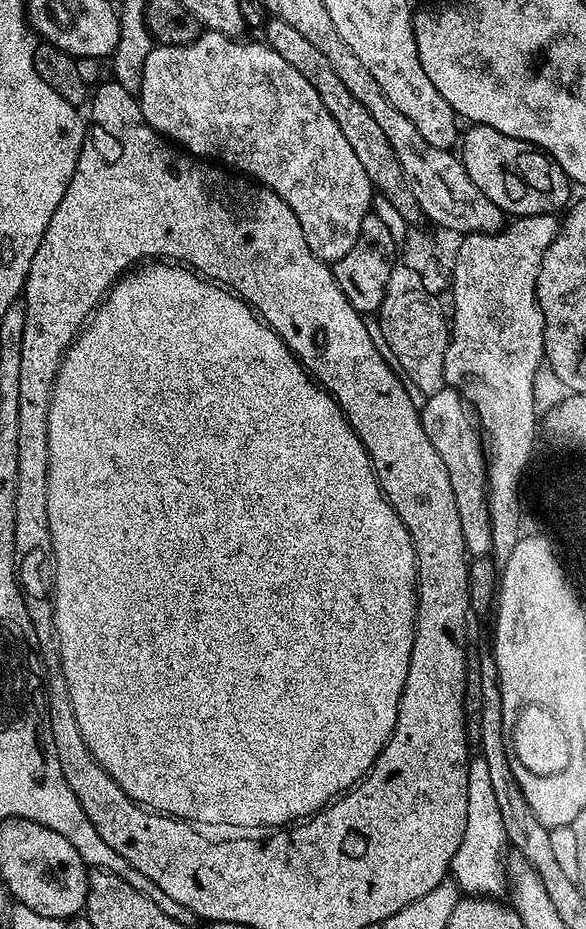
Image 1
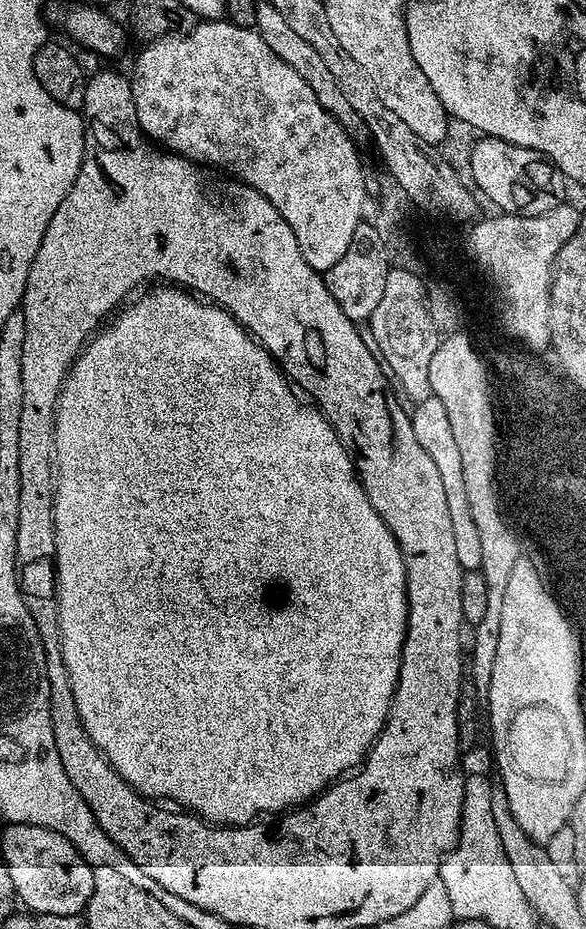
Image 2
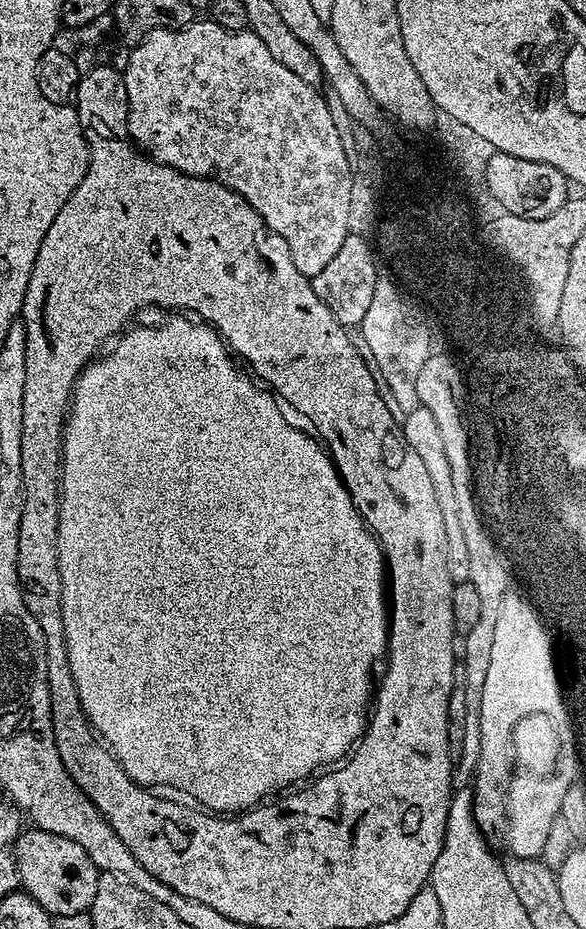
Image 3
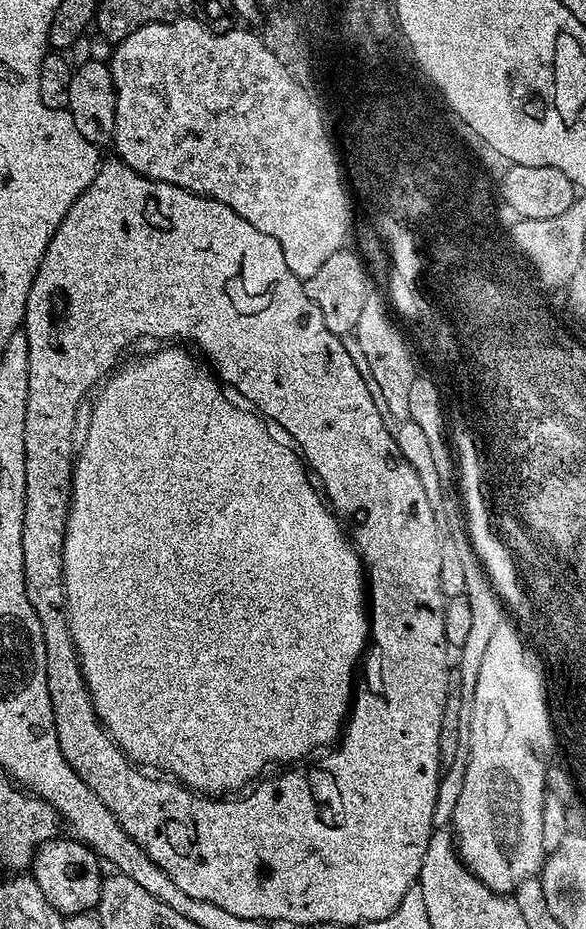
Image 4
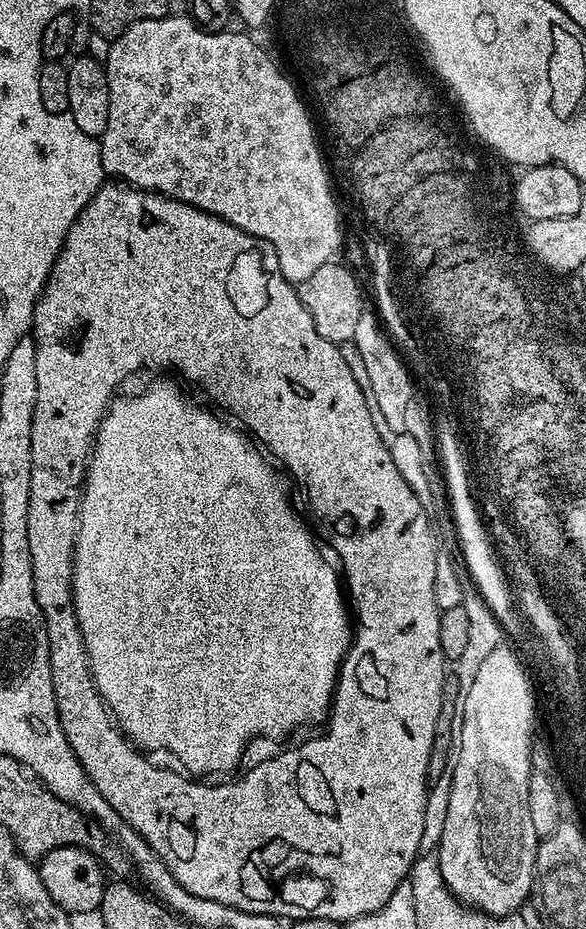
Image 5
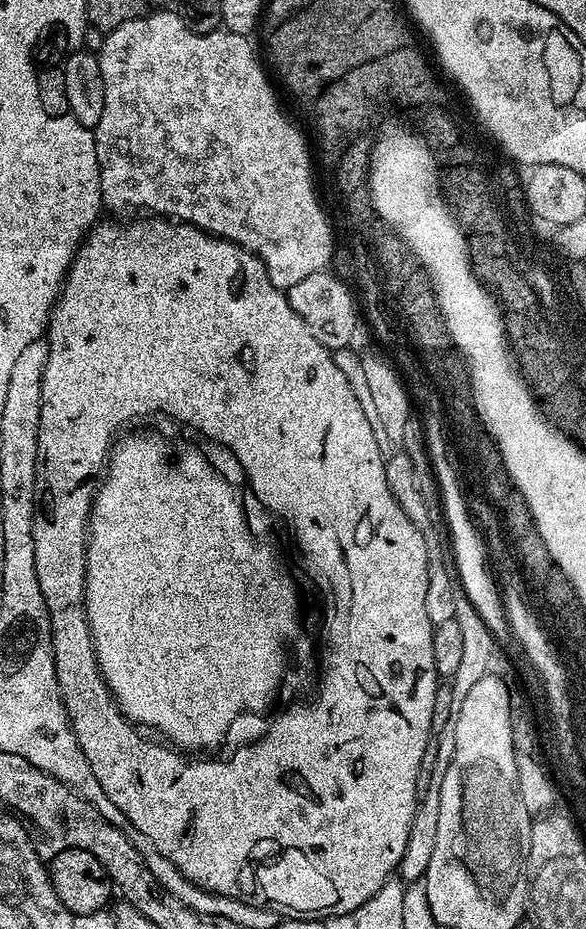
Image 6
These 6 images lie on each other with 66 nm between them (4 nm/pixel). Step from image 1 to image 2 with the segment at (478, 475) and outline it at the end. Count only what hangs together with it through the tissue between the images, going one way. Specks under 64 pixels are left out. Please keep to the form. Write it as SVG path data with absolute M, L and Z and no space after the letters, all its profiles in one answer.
M434 395L417 403L411 409L414 438L418 438L422 450L434 458L434 466L438 466L438 474L442 477L442 487L446 489L446 506L450 506L450 522L454 522L454 546L458 550L458 562L466 570L479 569L482 562L482 541L478 539L478 529L474 526L474 518L470 518L470 506L466 502L466 482L462 478L462 466L458 446L454 443L454 430L450 430L450 418L446 418L446 406L438 402Z

